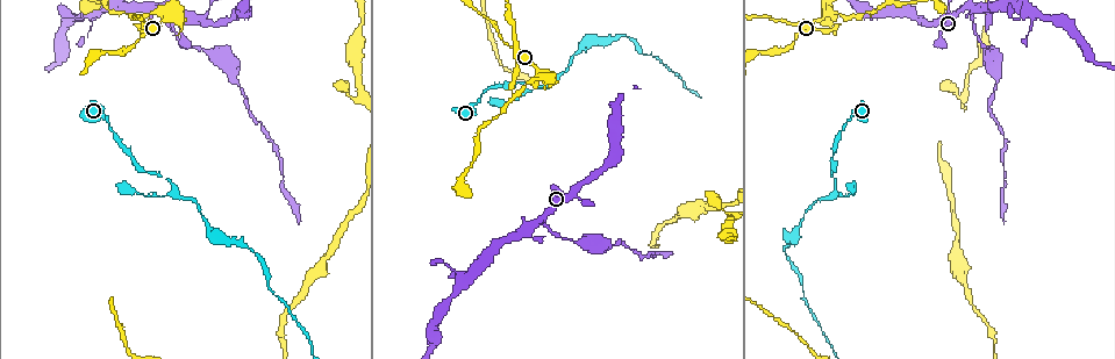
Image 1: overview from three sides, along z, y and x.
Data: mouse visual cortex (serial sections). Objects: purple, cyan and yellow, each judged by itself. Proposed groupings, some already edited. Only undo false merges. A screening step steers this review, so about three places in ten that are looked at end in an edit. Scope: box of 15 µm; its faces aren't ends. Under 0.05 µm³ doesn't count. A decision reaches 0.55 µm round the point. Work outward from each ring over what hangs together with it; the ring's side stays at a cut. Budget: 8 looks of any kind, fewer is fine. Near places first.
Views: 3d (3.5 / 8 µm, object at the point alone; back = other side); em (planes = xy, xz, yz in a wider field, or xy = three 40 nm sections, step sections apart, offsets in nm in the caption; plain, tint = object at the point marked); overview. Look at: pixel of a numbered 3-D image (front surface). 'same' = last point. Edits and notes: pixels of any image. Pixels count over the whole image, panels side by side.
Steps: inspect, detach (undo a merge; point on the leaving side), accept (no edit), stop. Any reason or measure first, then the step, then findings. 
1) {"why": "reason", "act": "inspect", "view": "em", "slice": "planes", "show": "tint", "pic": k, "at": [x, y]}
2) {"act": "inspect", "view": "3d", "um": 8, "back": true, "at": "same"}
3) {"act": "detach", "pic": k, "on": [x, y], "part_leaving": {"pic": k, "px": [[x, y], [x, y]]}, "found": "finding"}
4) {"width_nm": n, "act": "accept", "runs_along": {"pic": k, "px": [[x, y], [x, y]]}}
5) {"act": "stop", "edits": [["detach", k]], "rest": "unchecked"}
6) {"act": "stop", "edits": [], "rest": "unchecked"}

{"why": "three arms meet", "act": "inspect", "view": "3d", "um": 3.5, "pic": 1, "at": [175, 189]}

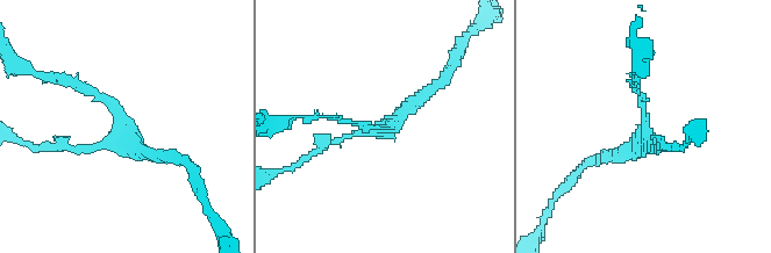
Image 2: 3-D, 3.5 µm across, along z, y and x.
{"arms": 3, "arm_widths_nm": [100, 100, 200], "act": "inspect", "view": "em", "slice": "xy", "step": 5, "show": "tint", "pic": 2, "at": [384, 127]}

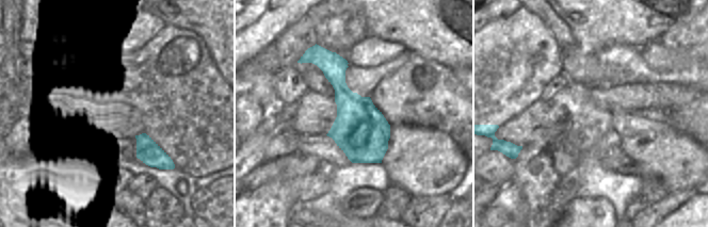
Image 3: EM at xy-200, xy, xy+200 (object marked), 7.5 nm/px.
{"act": "accept", "runs_along": {"pic": 2, "px": [[58, 81], [98, 93], [143, 153], [169, 157]]}, "found": "all the same cell"}

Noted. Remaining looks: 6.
{"why": "abrupt turn", "act": "inspect", "view": "em", "slice": "xy", "step": 3, "show": "tint", "pic": 1, "at": [538, 222]}

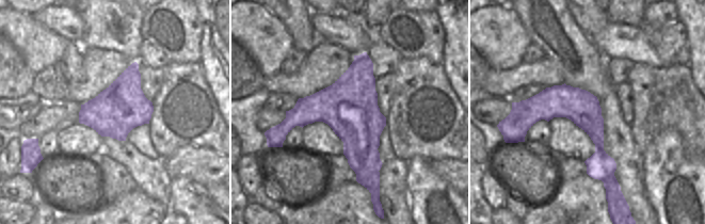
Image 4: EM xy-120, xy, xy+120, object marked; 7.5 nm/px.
{"act": "inspect", "view": "3d", "um": 3.5, "at": "same"}

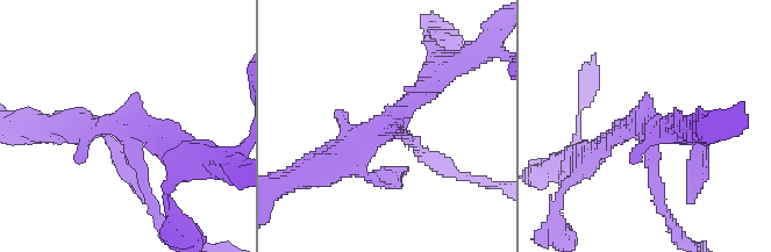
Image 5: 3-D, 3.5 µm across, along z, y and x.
{"act": "detach", "pic": 5, "on": [152, 203], "part_leaving": {"pic": 5, "px": [[651, 164], [657, 202], [682, 238]]}, "found": "a second cell is stuck on"}

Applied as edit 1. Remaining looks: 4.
{"act": "inspect", "view": "em", "slice": "xy", "step": 5, "show": "tint", "pic": 1, "at": [826, 14]}

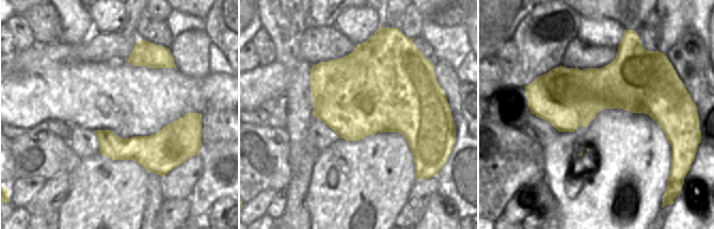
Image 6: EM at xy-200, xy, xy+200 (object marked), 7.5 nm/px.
{"act": "inspect", "view": "3d", "um": 3.5, "at": "same"}

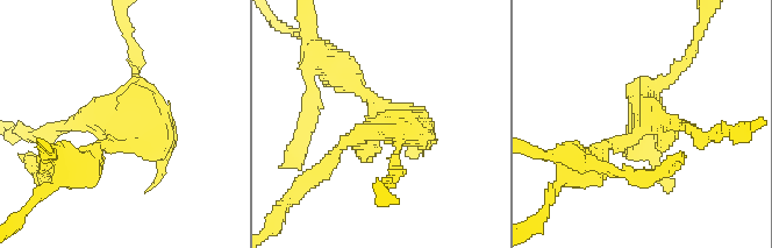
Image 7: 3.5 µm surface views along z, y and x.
{"act": "accept", "runs_along": {"pic": 7, "px": [[585, 165], [647, 120], [686, 127]]}, "found": "all the same cell"}

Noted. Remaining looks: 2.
{"act": "stop", "edits": [["detach", 5]], "rest": "unchecked"}

